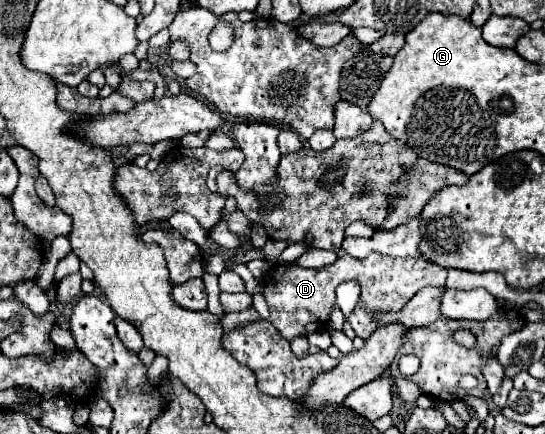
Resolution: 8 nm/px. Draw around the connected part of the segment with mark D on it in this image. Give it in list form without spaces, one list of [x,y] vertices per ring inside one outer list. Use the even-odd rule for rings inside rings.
[[[369,253],[365,259],[355,259],[349,255],[339,257],[333,265],[321,267],[321,269],[305,269],[297,263],[291,265],[275,265],[269,269],[263,279],[263,297],[269,305],[269,321],[279,329],[279,333],[293,341],[295,337],[307,337],[309,333],[315,333],[323,329],[329,321],[329,309],[335,305],[335,289],[343,281],[357,281],[361,285],[361,297],[357,307],[353,309],[349,323],[353,325],[357,337],[367,339],[377,325],[369,321],[369,309],[401,309],[405,301],[409,301],[419,289],[433,285],[433,287],[445,287],[447,271],[425,261],[423,257],[389,257],[383,253]]]

